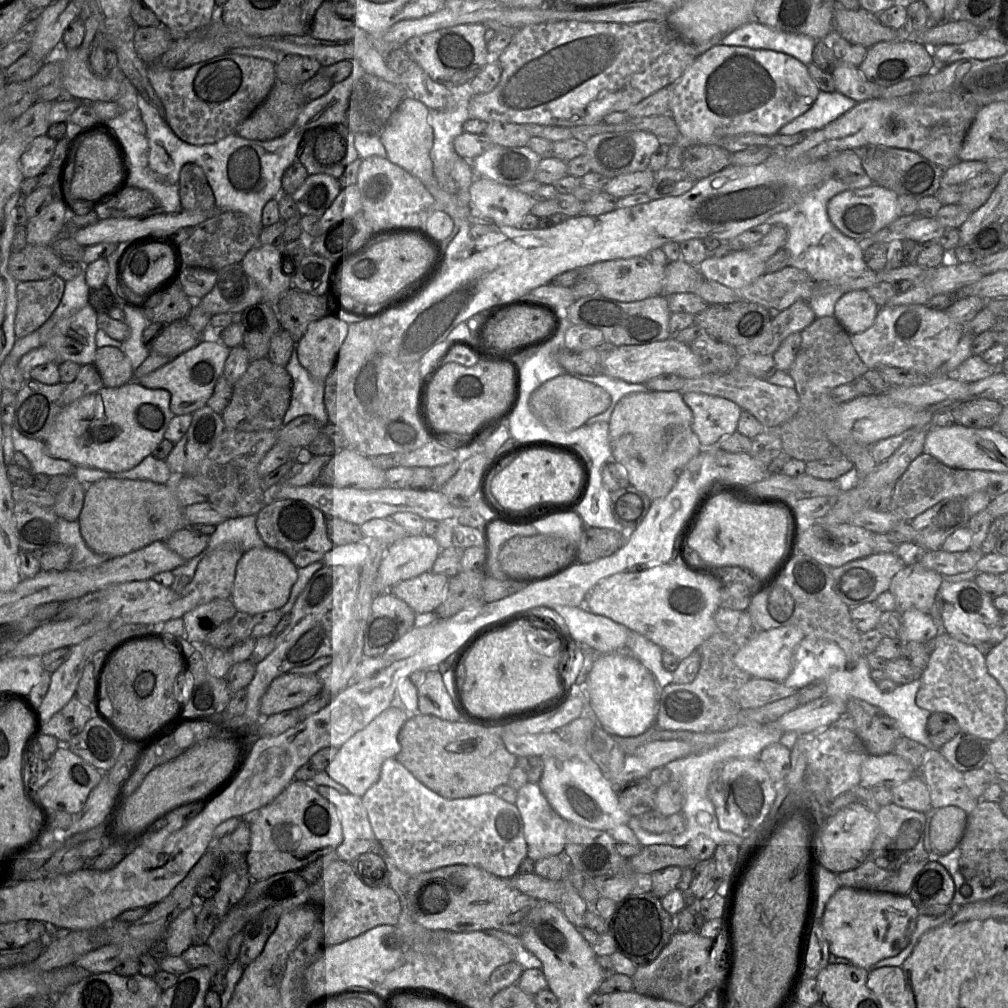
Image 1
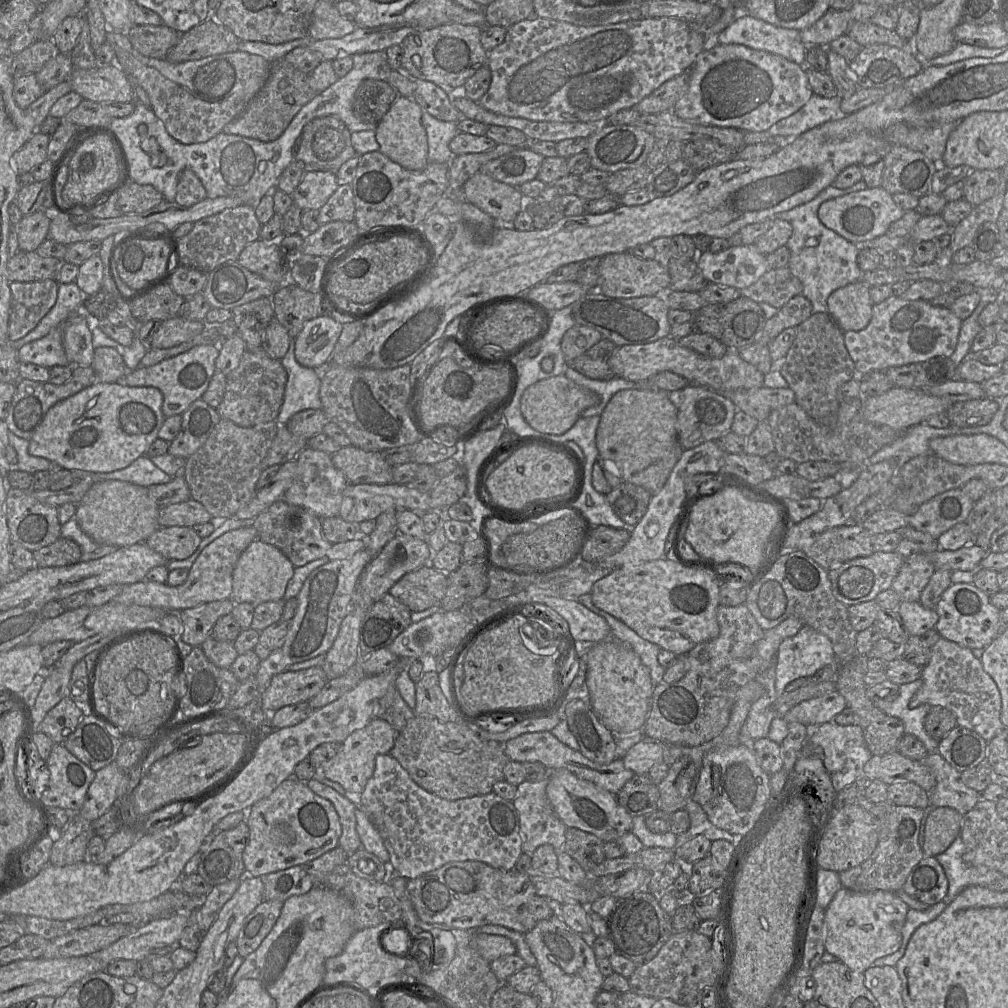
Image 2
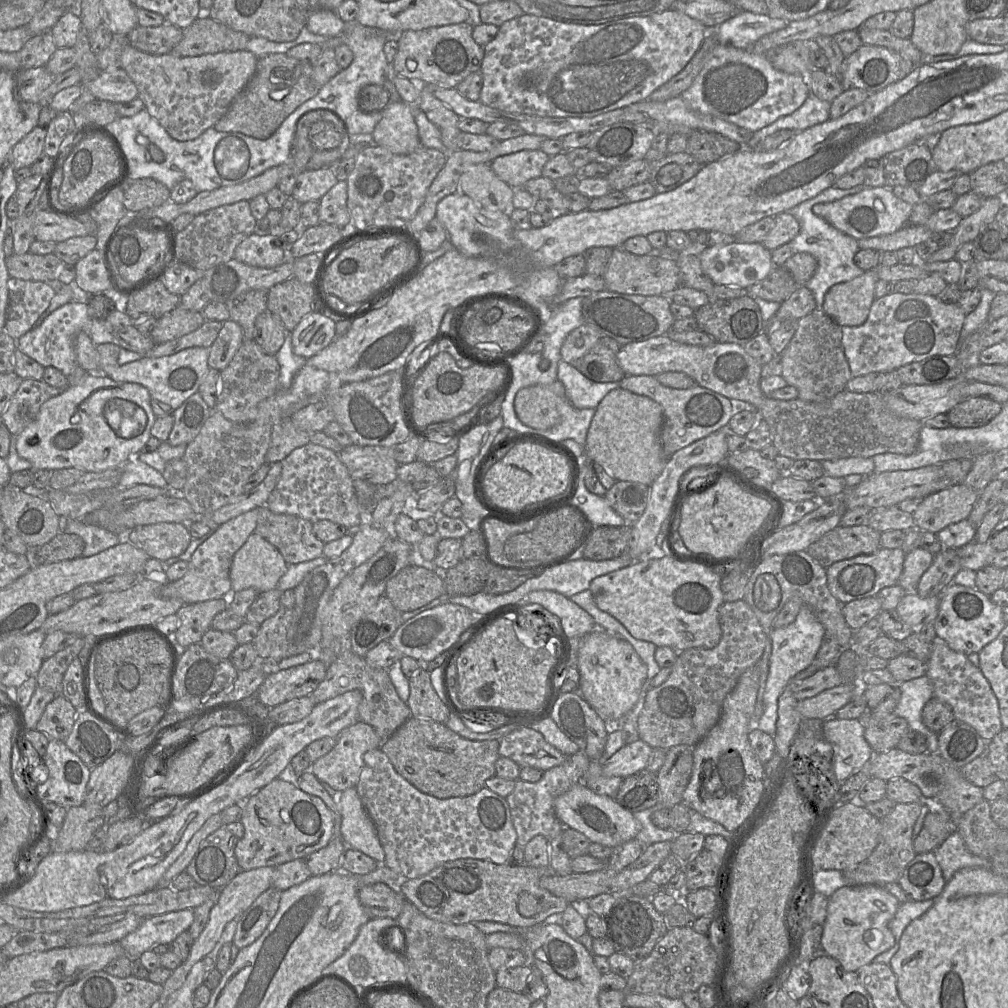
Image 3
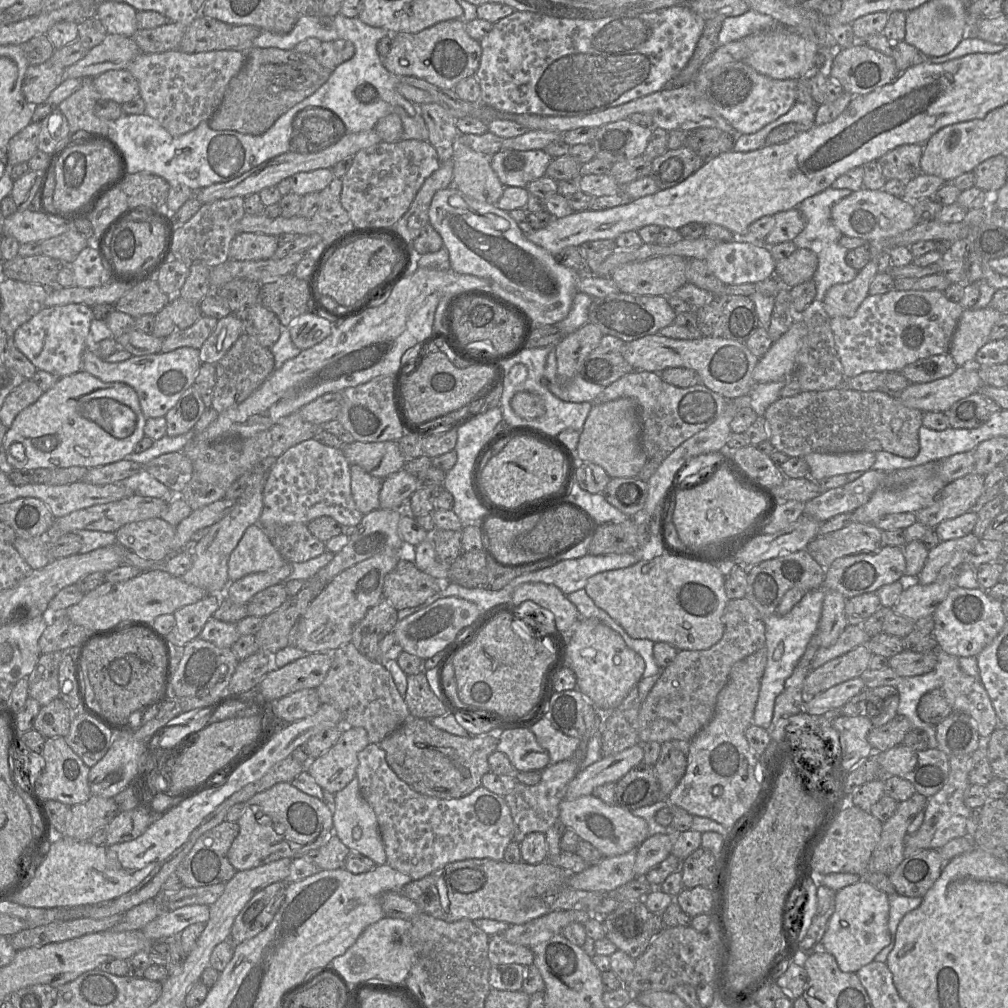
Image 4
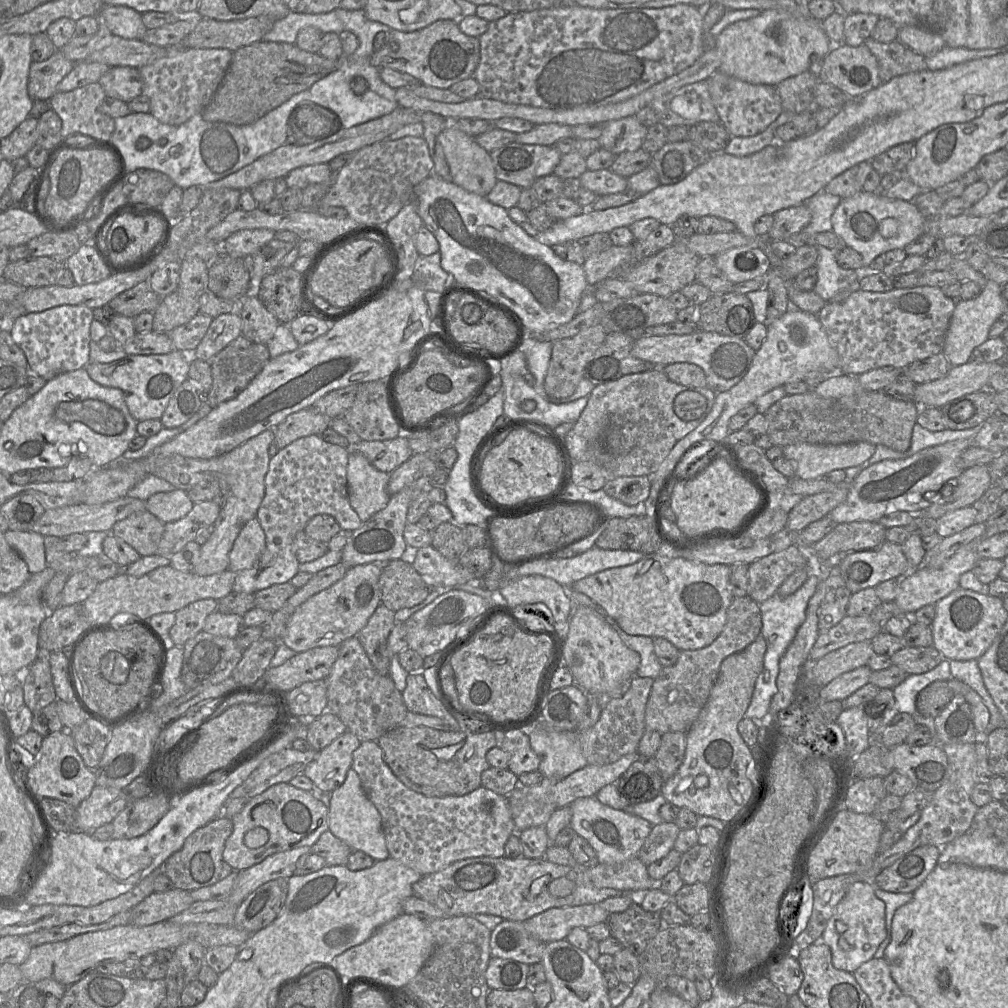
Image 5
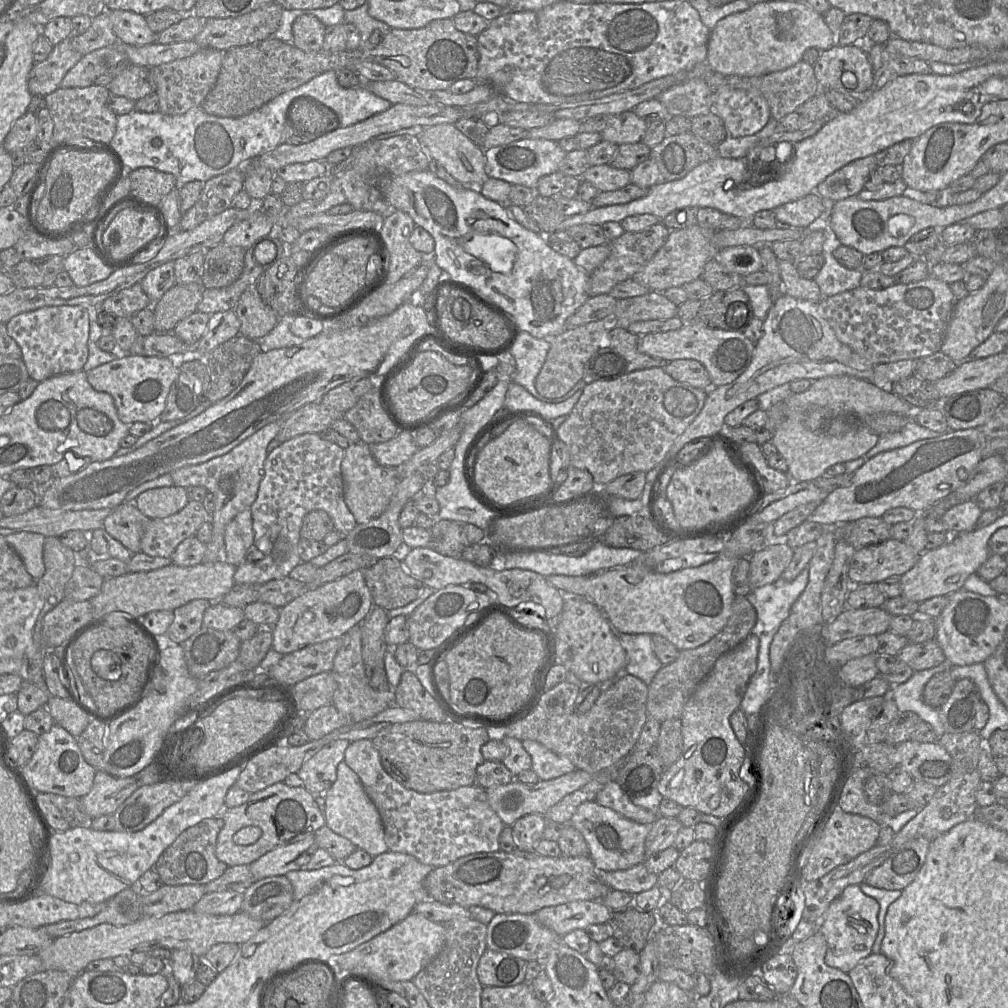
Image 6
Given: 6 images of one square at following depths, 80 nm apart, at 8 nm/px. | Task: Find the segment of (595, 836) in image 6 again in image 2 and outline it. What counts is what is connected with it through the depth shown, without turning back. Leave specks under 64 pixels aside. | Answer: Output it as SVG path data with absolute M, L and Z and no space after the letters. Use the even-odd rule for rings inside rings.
M567 769L548 770L547 798L567 828L578 828L604 842L616 841L632 830L633 817L618 803L616 794L581 779Z

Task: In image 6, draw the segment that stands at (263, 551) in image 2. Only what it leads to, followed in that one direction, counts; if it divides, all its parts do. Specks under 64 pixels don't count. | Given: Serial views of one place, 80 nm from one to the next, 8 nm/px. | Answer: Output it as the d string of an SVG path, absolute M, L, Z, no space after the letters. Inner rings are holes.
M250 509L239 512L226 526L224 534L225 561L238 567L254 540Z

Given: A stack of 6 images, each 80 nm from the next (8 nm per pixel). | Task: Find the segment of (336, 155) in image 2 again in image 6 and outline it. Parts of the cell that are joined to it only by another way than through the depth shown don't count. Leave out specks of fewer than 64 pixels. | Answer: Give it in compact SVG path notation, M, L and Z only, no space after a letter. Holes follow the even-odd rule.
M301 96L287 110L284 143L308 143L338 128L339 118L333 110L312 97Z

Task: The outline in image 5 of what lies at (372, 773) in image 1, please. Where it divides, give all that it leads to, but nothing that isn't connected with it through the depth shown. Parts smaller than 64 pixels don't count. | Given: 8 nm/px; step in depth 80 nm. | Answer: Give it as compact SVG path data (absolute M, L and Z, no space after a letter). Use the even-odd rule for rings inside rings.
M345 731L317 753L316 758L305 768L303 775L313 782L318 792L330 794L345 781L352 765L353 752L360 743L354 734Z

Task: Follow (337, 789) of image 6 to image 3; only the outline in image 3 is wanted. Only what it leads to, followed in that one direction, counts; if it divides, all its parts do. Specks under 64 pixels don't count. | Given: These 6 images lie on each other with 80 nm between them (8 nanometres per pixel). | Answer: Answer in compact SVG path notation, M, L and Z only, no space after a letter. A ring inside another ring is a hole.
M356 787L348 788L339 794L339 810L341 813L340 838L345 845L373 858L379 865L384 865L385 852Z

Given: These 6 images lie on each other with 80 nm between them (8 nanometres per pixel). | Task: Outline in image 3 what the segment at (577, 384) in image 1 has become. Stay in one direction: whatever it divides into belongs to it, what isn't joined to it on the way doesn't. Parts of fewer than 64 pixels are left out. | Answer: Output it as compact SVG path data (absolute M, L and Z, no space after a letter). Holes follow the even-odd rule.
M559 381L520 389L514 399L517 417L525 425L547 430L561 422L560 403L568 401L565 387Z

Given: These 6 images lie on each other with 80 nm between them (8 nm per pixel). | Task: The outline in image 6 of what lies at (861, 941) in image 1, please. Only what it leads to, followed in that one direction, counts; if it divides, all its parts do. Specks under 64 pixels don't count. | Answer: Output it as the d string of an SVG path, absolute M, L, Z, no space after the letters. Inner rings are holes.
M858 884L848 885L831 902L820 928L827 942L825 963L828 966L848 973L862 958L872 953L872 946L879 928L878 912L877 900L864 894Z

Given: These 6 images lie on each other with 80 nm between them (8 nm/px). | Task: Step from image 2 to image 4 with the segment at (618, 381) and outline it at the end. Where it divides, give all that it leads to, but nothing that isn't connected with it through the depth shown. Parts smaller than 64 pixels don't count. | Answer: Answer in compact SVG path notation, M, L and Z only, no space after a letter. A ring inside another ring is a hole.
M554 349L548 354L541 385L547 387L556 397L566 402L593 402L605 387L586 381L580 374L570 382L561 382L557 374Z

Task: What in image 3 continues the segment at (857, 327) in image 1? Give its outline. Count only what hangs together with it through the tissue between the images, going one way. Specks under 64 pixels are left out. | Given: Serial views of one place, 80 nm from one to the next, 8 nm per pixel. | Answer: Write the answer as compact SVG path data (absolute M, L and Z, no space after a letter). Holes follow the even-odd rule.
M876 270L833 285L825 294L822 310L840 327L862 325L875 300Z

